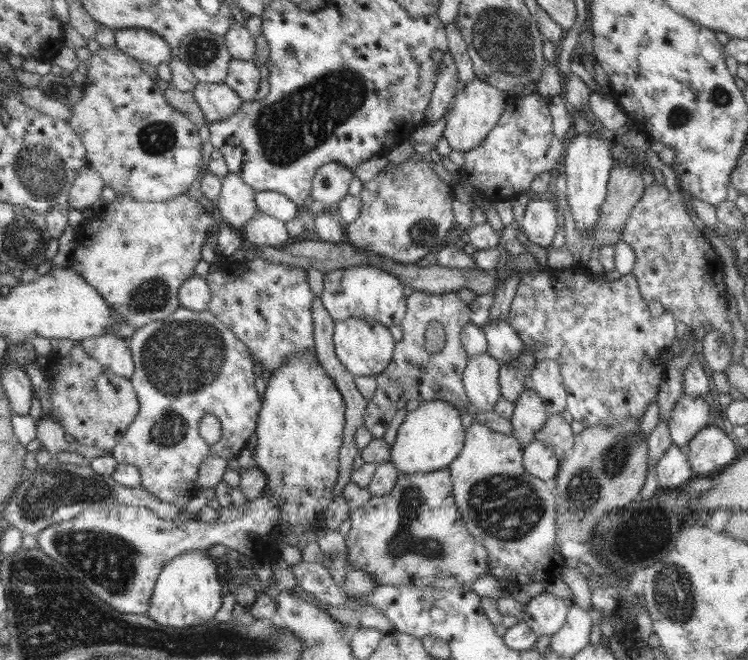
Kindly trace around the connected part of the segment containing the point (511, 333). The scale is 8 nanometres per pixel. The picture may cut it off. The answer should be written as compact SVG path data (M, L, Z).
M496 319L482 327L487 338L487 353L491 354L501 365L515 364L519 360L523 342L507 319Z

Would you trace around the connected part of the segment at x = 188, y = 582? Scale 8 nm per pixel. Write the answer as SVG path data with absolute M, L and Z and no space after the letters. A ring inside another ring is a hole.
M196 550L170 560L158 576L147 615L154 622L172 628L195 627L214 619L222 606L218 566L222 560L211 558L208 550Z

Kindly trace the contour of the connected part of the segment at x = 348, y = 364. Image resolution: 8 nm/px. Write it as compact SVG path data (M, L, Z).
M350 318L336 321L333 334L333 343L336 356L346 370L354 376L375 376L380 374L391 361L395 341L388 327L378 321L366 321Z

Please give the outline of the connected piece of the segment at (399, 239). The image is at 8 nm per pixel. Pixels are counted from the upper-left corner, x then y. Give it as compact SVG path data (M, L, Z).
M416 152L400 165L389 162L374 179L364 184L359 196L361 200L359 215L355 222L351 222L346 228L346 241L359 250L372 250L390 260L413 264L430 253L432 248L444 244L446 234L456 224L452 208L454 188L438 178L429 165L430 161L429 156L422 156Z

